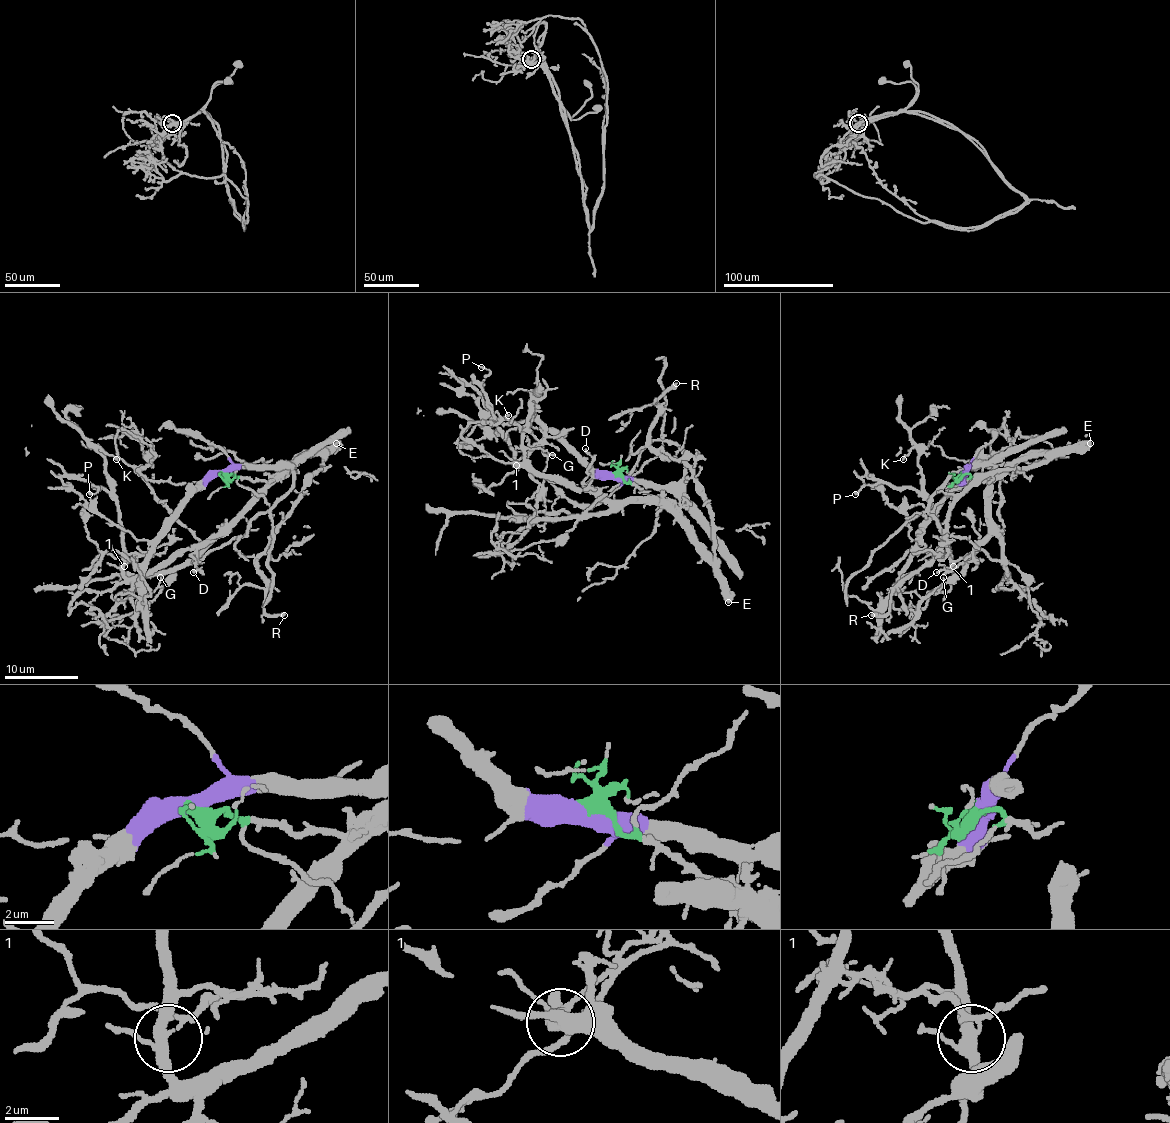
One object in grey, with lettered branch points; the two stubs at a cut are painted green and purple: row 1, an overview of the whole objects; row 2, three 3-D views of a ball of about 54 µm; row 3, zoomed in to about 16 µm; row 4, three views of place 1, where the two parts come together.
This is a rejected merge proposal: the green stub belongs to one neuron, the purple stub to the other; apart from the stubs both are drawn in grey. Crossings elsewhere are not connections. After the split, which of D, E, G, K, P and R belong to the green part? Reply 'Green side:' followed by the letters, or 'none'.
Green side: D, E, G, K, P, R

